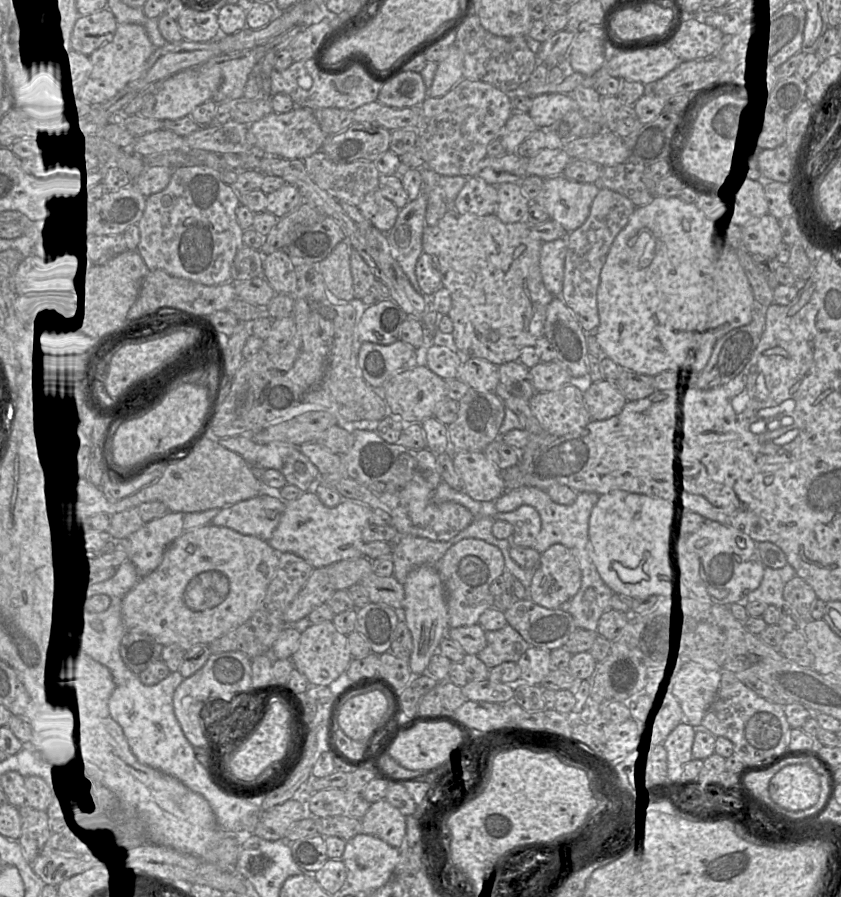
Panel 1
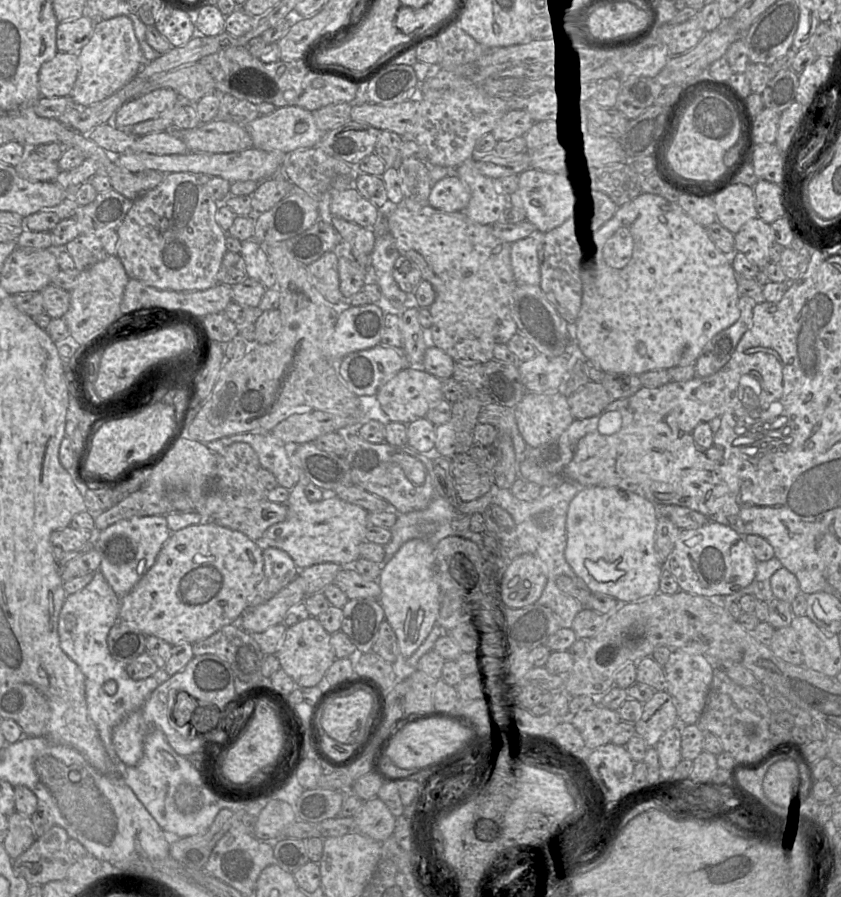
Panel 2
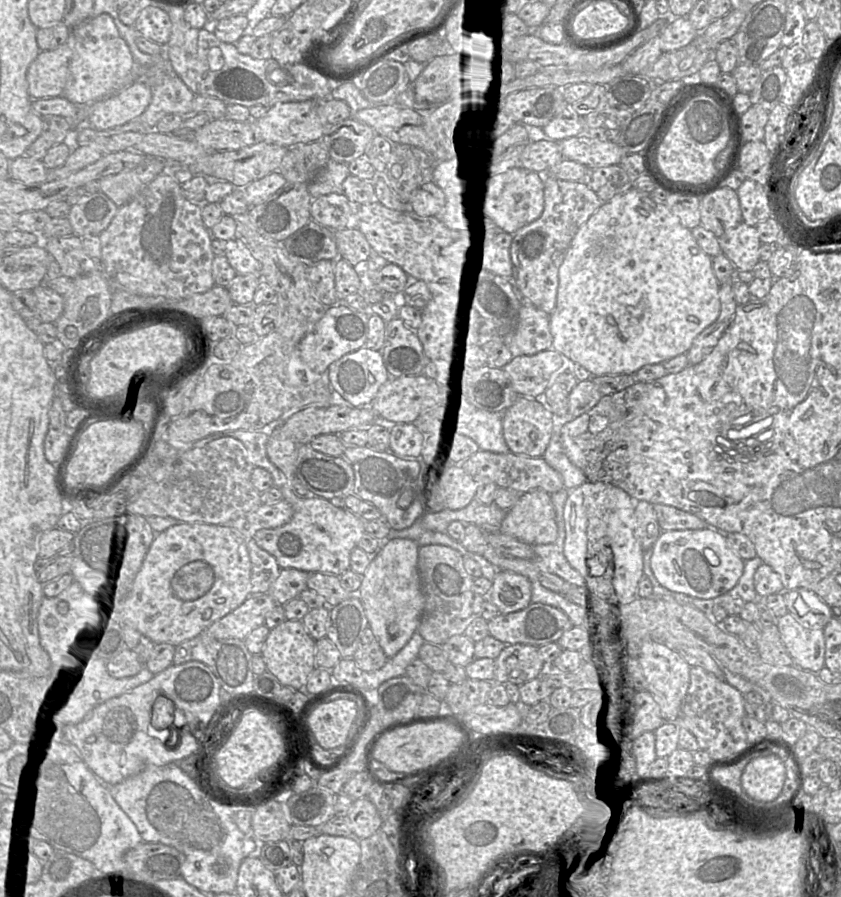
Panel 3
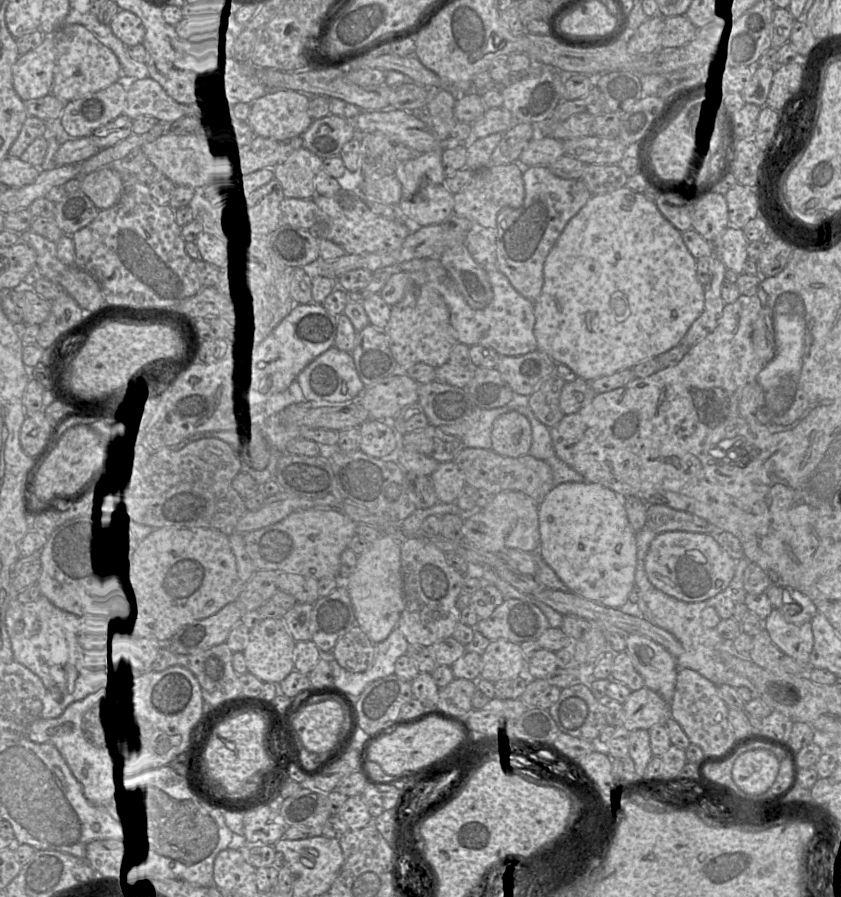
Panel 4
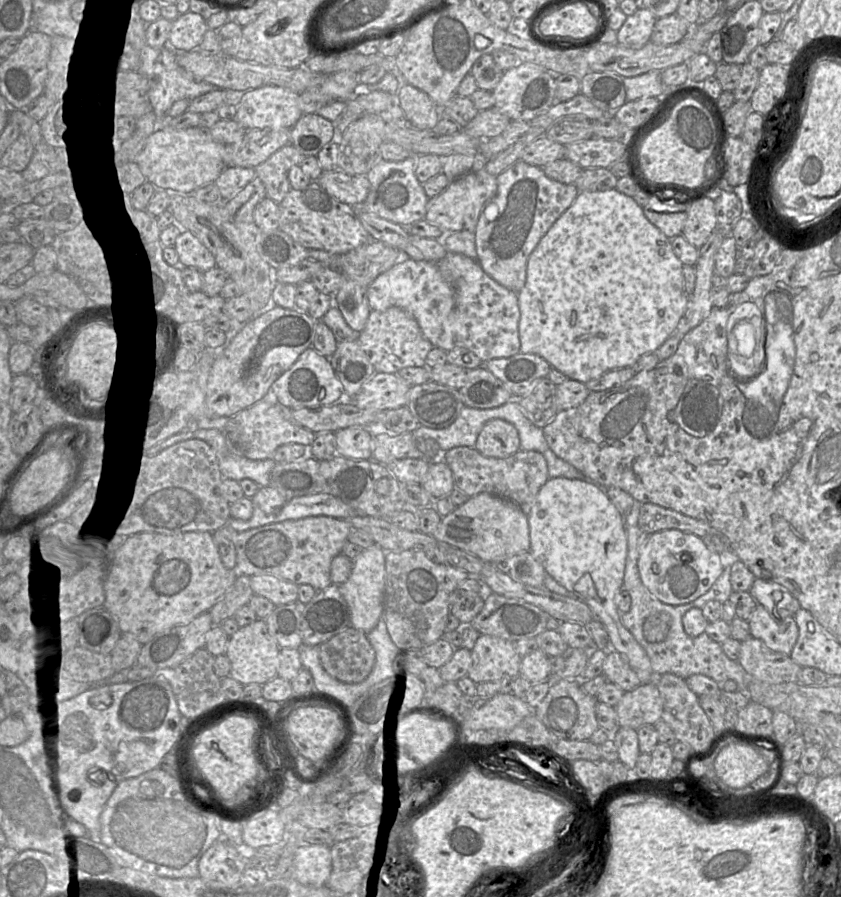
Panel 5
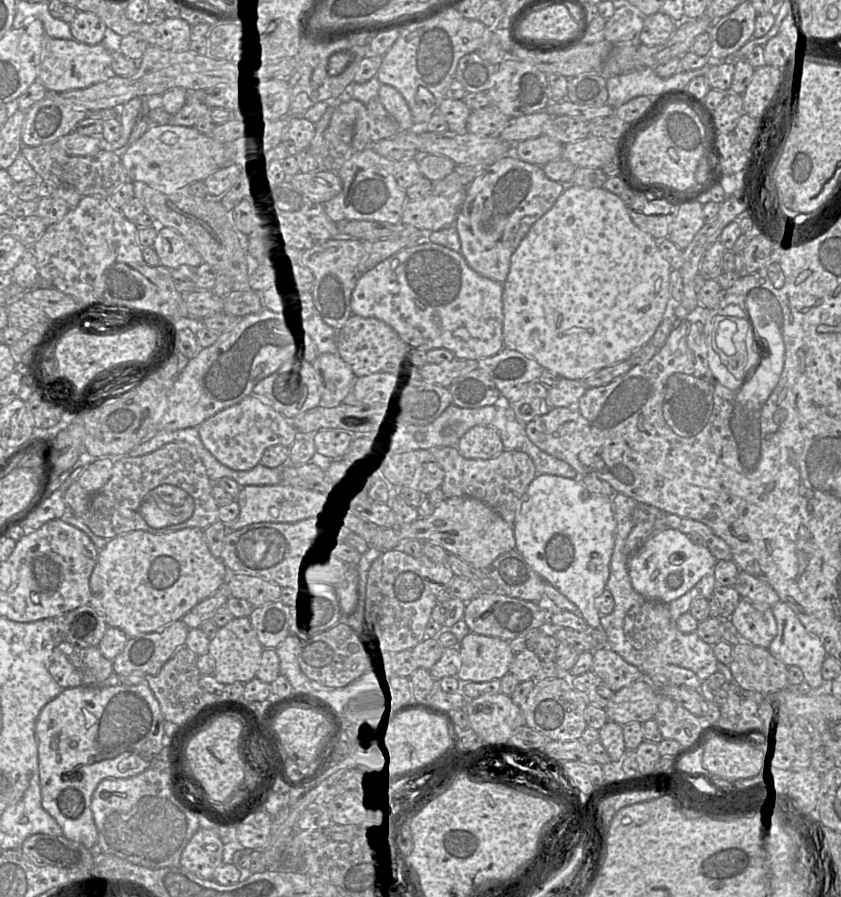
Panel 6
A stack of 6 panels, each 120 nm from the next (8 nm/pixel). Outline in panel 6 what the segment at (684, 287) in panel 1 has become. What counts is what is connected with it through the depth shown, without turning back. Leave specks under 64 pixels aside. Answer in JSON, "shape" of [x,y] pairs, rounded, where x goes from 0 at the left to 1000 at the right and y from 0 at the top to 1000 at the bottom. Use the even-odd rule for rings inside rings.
{"shape":[[[675,205],[659,229],[634,250],[608,287],[606,301],[597,317],[599,385],[636,400],[647,411],[680,424],[693,424],[719,409],[744,402],[754,391],[774,378],[784,363],[798,331],[798,302],[797,294],[790,289],[782,276],[782,269],[753,249],[747,230],[736,217],[716,208],[697,210]]]}

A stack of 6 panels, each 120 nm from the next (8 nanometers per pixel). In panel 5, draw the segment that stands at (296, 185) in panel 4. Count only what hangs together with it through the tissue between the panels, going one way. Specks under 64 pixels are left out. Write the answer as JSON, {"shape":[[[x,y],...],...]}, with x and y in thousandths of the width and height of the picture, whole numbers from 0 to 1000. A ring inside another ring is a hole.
{"shape":[[[340,162],[323,172],[303,187],[304,196],[316,211],[316,221],[333,226],[347,212],[342,192],[348,185],[356,185],[363,176],[351,164]]]}

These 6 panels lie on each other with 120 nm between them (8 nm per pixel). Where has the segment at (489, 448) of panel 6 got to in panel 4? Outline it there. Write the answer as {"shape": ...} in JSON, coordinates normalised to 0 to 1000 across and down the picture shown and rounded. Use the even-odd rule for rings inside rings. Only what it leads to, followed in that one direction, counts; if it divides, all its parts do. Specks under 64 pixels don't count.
{"shape":[[[615,458],[592,464],[585,474],[584,502],[604,509],[618,509],[629,505],[633,478],[629,468]]]}

